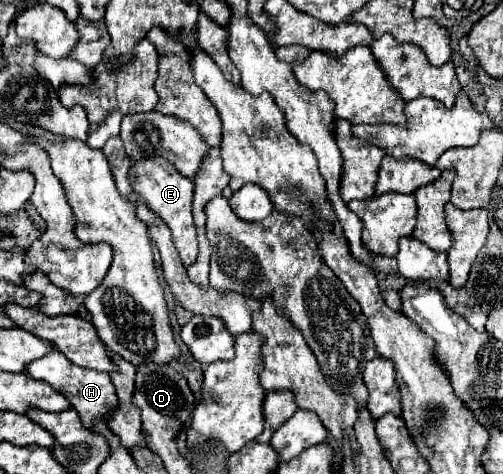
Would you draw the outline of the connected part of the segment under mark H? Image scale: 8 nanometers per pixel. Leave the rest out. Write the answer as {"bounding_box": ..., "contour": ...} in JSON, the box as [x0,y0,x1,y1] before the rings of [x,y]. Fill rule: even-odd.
{"bounding_box":[28,350,118,428],"contour":[[[52,350],[48,356],[32,362],[28,366],[28,374],[36,380],[50,382],[54,388],[58,388],[70,400],[72,408],[80,414],[84,426],[88,426],[88,428],[92,428],[96,422],[106,422],[108,416],[114,410],[118,410],[118,396],[116,396],[116,388],[114,388],[110,376],[104,372],[94,372],[94,370],[72,364],[58,350]]]}

